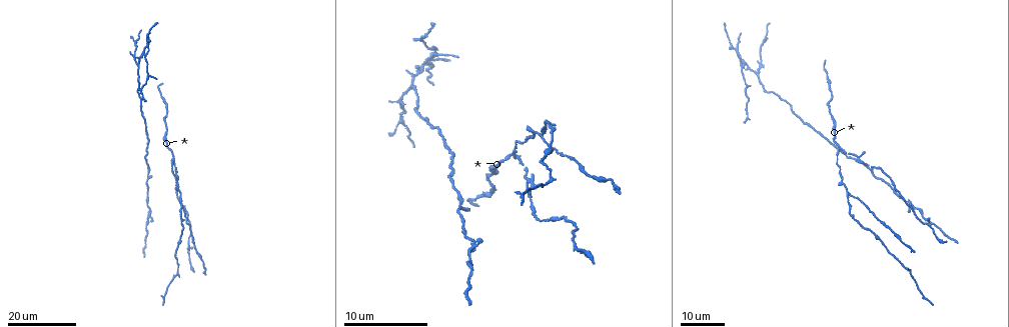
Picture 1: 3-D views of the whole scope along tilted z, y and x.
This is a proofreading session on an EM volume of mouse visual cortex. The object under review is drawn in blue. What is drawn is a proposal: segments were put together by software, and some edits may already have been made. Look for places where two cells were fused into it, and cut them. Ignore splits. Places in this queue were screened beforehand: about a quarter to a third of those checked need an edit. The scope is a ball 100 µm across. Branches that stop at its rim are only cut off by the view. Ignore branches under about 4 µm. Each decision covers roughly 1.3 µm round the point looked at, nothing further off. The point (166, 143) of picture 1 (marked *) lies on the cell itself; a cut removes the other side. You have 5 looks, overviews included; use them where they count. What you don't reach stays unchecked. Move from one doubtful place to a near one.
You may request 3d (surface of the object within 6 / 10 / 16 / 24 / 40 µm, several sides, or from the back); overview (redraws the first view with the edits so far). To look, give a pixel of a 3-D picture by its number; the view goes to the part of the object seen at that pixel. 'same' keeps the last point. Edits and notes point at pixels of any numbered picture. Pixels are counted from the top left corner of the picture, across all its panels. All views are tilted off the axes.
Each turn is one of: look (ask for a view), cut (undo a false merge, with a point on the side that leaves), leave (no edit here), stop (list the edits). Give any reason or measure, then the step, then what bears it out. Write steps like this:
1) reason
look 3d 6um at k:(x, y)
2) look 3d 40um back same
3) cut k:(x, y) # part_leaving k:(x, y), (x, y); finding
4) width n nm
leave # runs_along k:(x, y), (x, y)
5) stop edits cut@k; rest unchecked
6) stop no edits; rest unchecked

look 3d 16um at 1:(165, 138)

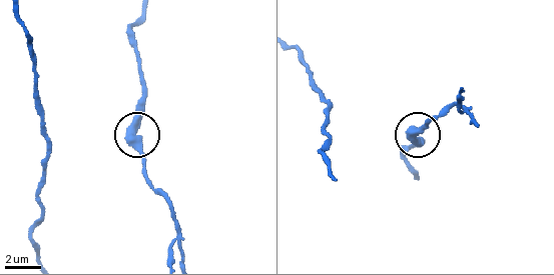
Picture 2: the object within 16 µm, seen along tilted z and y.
zoom in
look 3d 6um at 2:(408, 131)

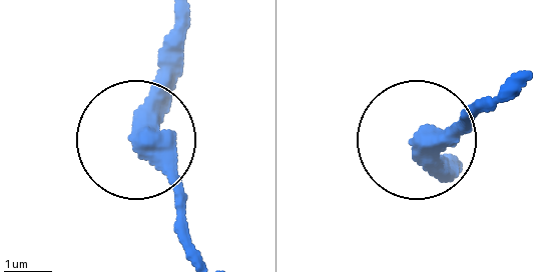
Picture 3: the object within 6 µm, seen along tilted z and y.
leave # runs_along 3:(172, 193), (136, 119), (181, 30); all the same cell

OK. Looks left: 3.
look 3d 24um at 1:(173, 157)

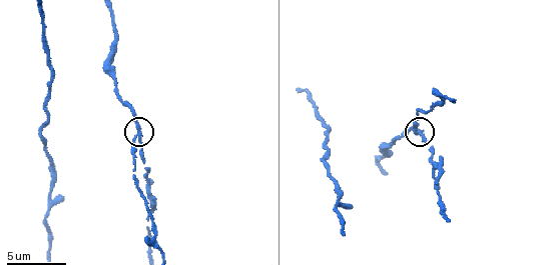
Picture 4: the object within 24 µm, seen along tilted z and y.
closer look
look 3d 10um at 4:(140, 135)

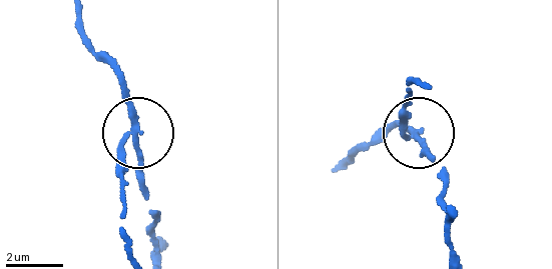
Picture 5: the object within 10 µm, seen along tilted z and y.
side_arm 43 um
cut 5:(121, 162) # part_leaving 5:(134, 125), (122, 151), (123, 232), (132, 255); a second cell is stuck on

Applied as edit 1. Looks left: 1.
stop edits cut@5; rest unchecked

